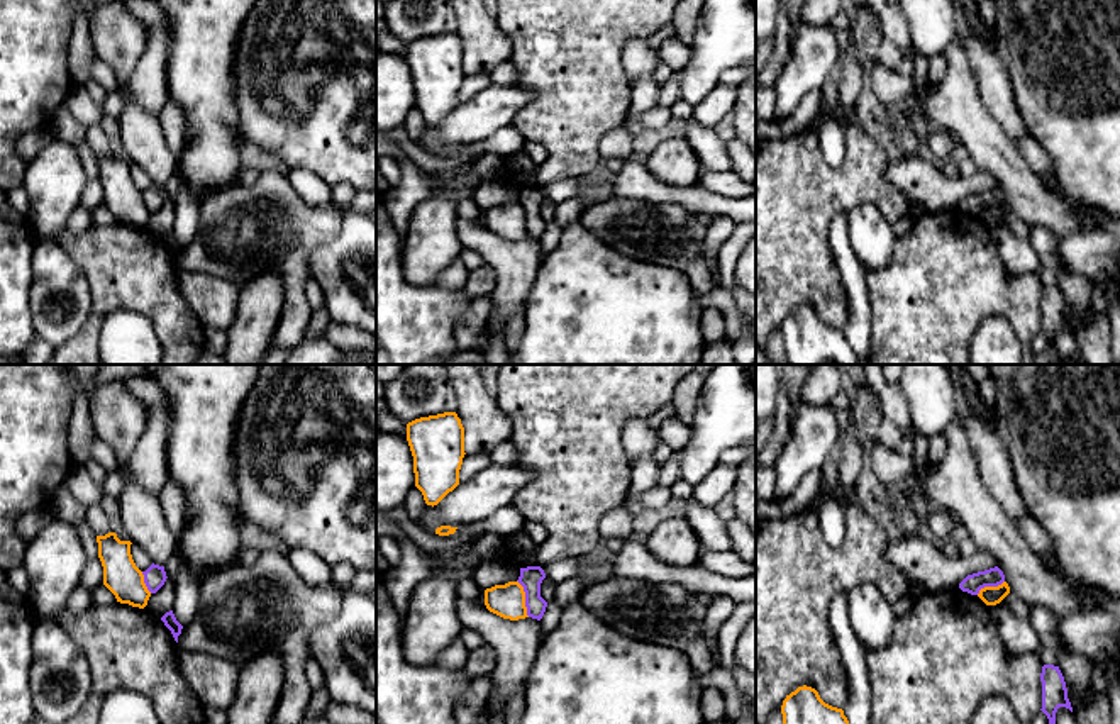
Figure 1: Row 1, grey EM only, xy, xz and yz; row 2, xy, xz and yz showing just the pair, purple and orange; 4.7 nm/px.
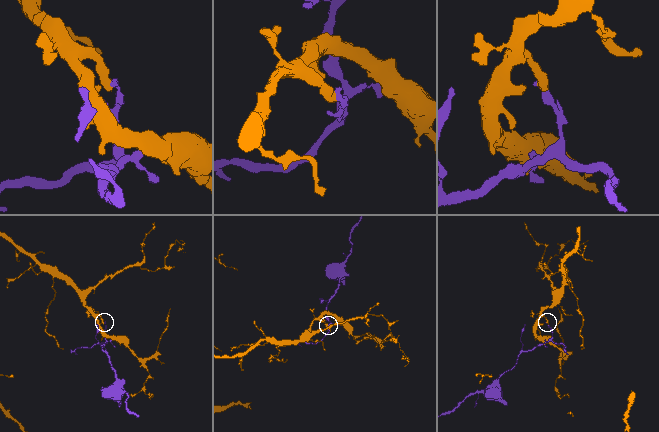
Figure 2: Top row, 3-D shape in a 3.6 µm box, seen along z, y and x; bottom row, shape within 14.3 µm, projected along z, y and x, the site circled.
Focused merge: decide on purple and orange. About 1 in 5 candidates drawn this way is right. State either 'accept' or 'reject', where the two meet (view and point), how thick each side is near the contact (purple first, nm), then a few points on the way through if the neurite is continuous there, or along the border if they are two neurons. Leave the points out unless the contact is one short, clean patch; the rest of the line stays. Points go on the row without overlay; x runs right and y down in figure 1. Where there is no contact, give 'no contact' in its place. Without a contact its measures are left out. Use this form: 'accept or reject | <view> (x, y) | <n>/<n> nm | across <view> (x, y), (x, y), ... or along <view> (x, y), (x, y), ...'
reject | xz (526, 219) | 110/160 nm | along xz (517, 200), (522, 207), (524, 226), (529, 236)

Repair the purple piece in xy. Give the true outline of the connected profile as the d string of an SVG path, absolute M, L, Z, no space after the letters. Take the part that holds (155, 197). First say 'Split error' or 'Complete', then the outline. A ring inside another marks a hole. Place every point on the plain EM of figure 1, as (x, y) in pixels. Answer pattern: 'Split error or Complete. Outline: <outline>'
Complete. Outline: M154 183L146 192L142 192L142 195L144 195L144 203L151 214L156 214L168 198L164 187Z

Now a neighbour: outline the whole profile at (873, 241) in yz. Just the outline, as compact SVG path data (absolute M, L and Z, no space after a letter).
M866 202L852 209L847 217L847 234L851 249L864 271L881 271L890 265L896 236L879 205Z

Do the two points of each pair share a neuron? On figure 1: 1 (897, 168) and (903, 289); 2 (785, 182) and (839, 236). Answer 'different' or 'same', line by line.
1: different
2: different

